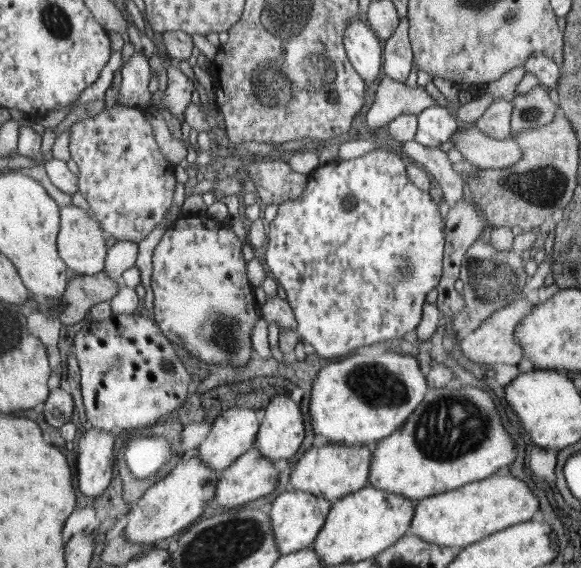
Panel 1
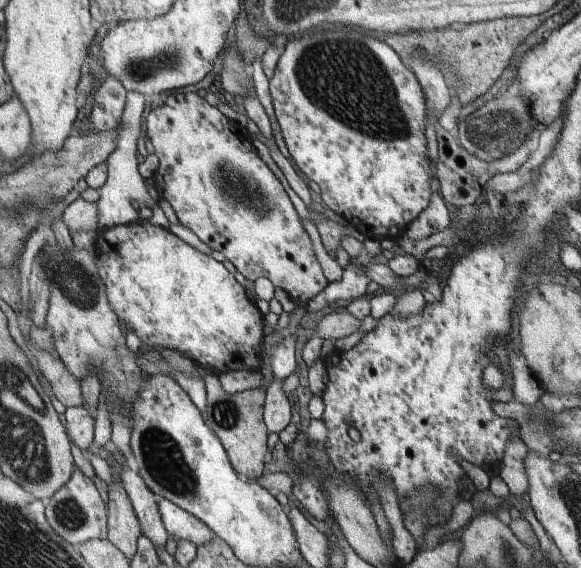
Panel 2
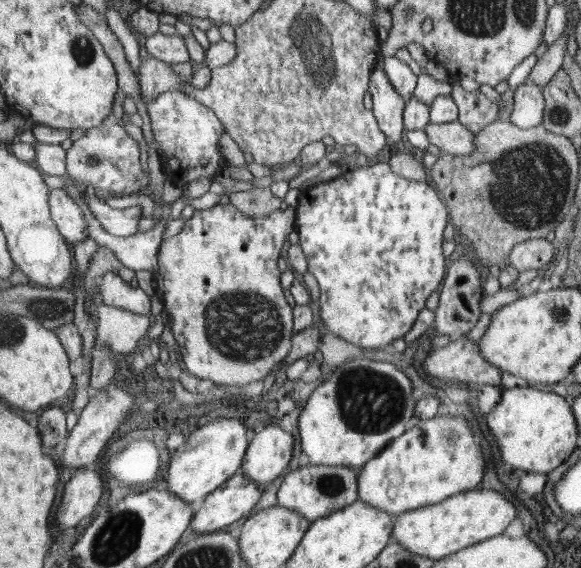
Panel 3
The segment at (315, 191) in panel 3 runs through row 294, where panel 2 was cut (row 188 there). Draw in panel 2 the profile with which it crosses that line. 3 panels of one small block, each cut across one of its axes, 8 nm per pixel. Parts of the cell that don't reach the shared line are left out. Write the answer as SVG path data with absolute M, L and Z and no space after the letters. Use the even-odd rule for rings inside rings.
M348 27L321 28L312 31L312 34L304 34L302 38L298 35L289 38L285 45L285 50L280 54L278 63L274 70L274 75L269 80L269 89L273 98L275 115L280 124L282 136L289 150L294 164L298 166L301 175L305 174L309 180L314 180L320 187L320 196L324 204L331 212L342 215L349 225L352 225L367 237L378 238L379 240L390 238L393 240L402 237L409 224L416 220L416 217L428 206L432 196L430 184L431 160L429 150L426 148L426 104L424 104L424 94L414 78L414 73L410 72L398 58L398 54L384 41L370 38L367 32L362 30L352 30Z

